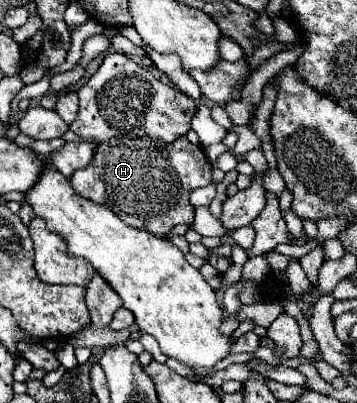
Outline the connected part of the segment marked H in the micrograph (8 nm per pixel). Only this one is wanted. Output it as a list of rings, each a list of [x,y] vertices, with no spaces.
[[[147,136],[135,138],[135,140],[111,138],[97,144],[89,166],[83,170],[77,170],[71,176],[71,186],[79,196],[113,210],[125,224],[133,228],[149,230],[155,236],[165,236],[173,226],[193,222],[195,208],[189,202],[189,194],[195,188],[211,184],[211,170],[213,166],[209,158],[205,156],[201,144],[191,144],[185,136],[179,136],[171,144],[157,138],[147,138]]]

